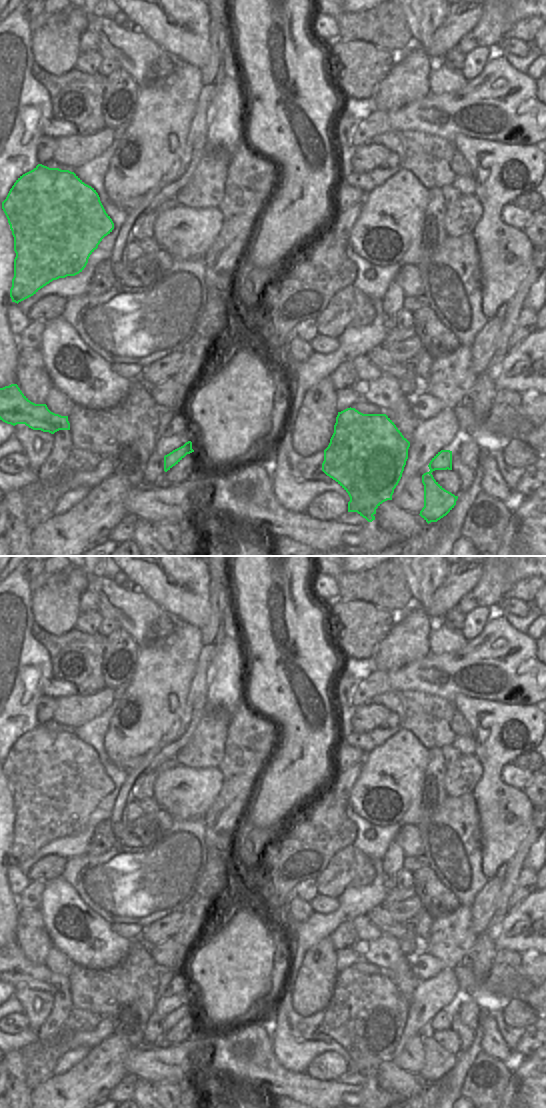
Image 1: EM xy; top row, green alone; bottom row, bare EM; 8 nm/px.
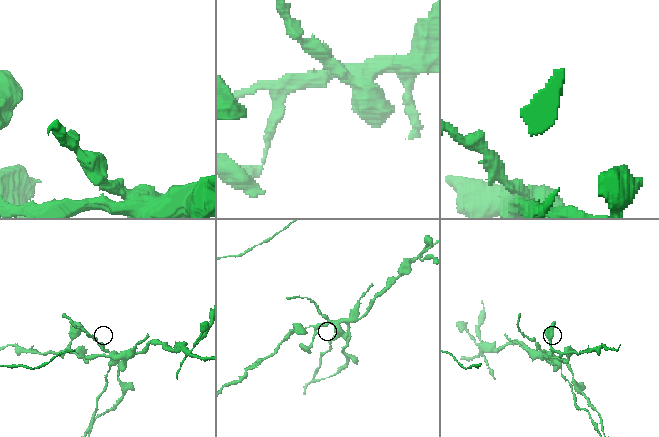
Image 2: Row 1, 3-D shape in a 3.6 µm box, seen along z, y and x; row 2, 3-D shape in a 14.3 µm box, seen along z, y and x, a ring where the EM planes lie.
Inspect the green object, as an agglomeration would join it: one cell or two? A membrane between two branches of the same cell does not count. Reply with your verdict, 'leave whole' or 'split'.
split

